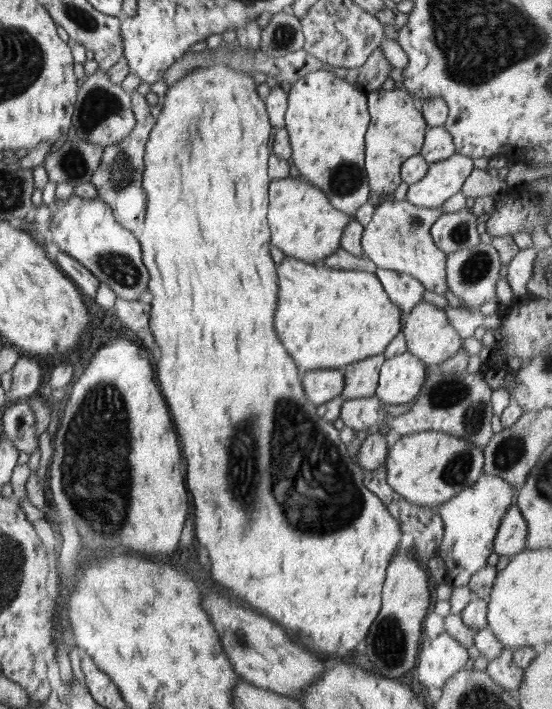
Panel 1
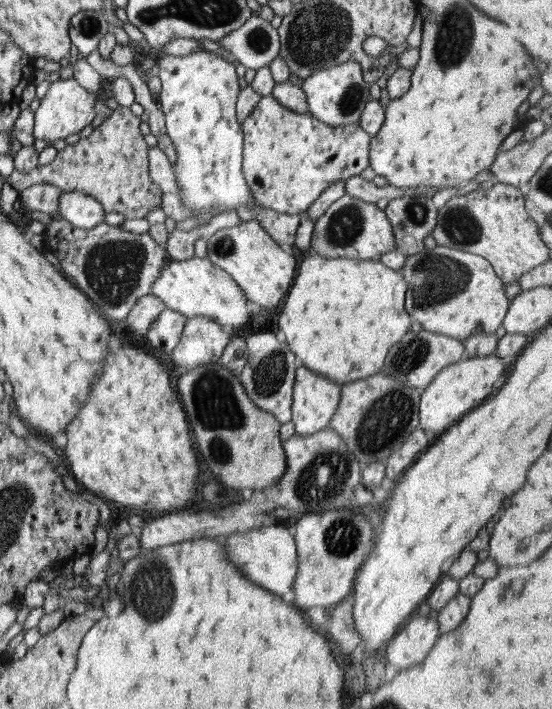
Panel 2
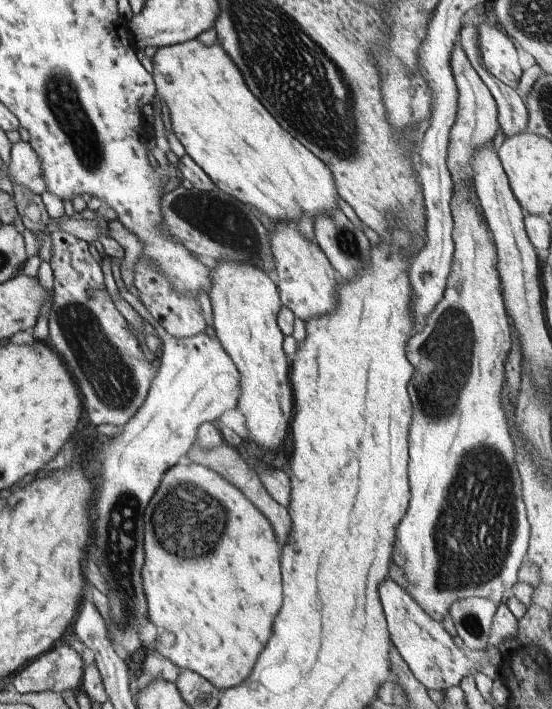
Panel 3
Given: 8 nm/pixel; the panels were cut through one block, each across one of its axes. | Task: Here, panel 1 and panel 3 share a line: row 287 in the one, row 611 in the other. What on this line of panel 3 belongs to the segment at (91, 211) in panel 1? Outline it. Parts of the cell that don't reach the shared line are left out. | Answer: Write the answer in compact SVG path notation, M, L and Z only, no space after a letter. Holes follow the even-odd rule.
M156 324L156 331L162 340L159 351L158 366L154 366L156 374L151 383L144 404L124 425L122 432L114 438L108 438L103 443L98 455L98 469L102 474L95 479L92 494L92 546L90 558L102 572L108 584L107 595L110 604L109 621L107 622L107 636L112 642L124 647L128 656L132 656L143 645L140 632L143 621L148 615L146 596L143 590L141 571L145 564L145 550L142 530L144 530L144 510L154 496L163 475L178 463L182 455L188 454L197 440L198 430L202 424L215 423L224 412L237 406L239 396L239 373L234 362L222 349L215 337L204 333L191 338L174 339L168 335L160 324Z

